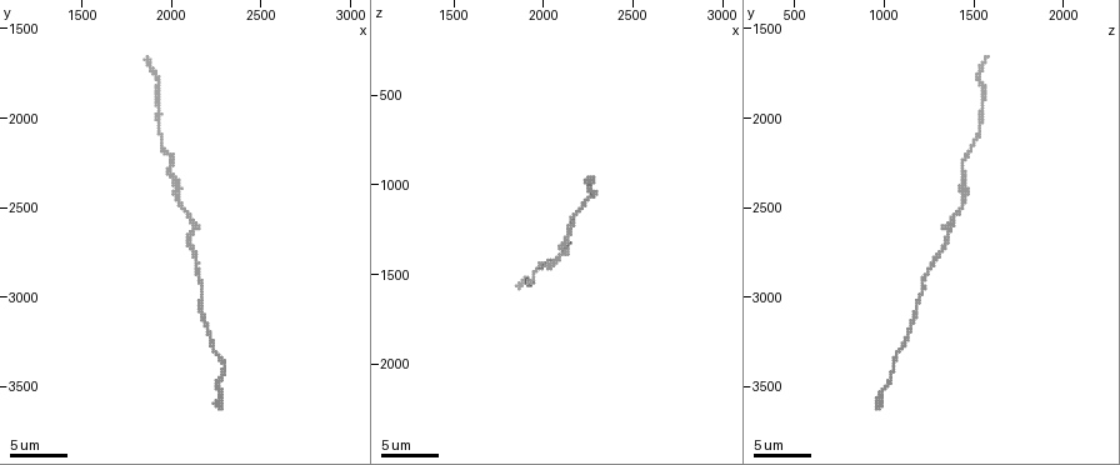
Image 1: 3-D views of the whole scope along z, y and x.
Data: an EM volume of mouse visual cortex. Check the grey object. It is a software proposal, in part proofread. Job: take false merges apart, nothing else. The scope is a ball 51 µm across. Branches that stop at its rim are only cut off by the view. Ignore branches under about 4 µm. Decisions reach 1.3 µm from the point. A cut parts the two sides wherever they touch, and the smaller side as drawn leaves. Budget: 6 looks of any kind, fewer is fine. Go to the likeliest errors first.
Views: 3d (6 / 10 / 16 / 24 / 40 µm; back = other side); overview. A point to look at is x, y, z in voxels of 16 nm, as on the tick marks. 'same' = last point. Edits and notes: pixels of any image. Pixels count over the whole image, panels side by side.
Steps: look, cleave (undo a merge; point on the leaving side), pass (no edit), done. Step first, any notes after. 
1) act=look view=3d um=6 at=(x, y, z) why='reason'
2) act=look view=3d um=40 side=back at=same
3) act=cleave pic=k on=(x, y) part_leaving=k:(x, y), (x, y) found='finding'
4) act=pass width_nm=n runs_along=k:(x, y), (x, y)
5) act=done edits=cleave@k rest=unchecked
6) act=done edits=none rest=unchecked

act=look view=3d um=6 at=(2160, 3020, 1200) why='sudden change in width'

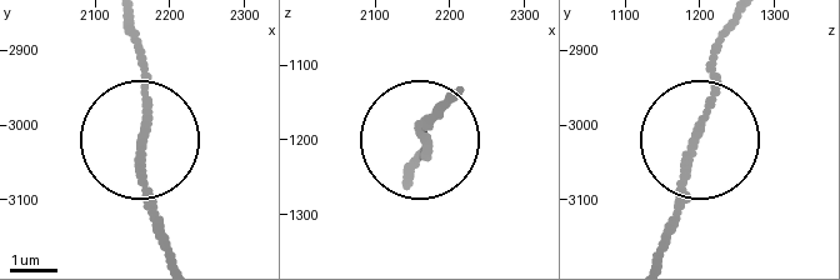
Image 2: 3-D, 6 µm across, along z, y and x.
act=pass runs_along=2:(730, 30), (666, 241) found='one cell here'

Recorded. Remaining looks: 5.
act=look view=3d um=16 at=(2120, 2620, 1360)

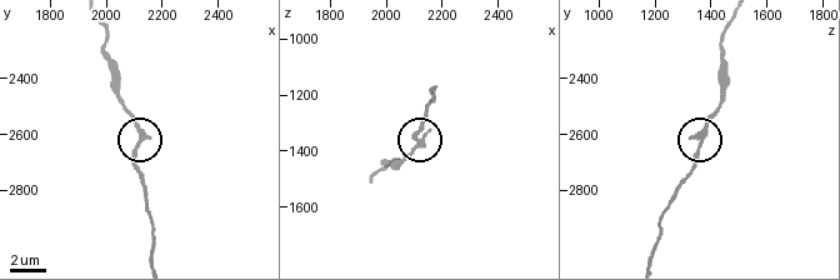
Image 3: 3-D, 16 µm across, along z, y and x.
act=pass found='all the same cell'

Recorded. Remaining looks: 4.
act=look view=3d um=16 at=(2000, 2320, 1440) why='thick turns thin'

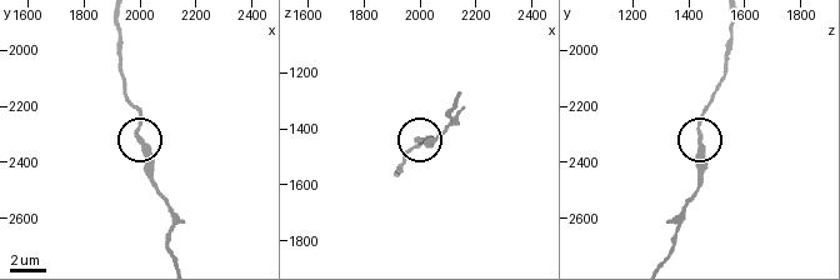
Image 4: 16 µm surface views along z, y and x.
act=look view=3d um=6 at=(2000, 2310, 1430)

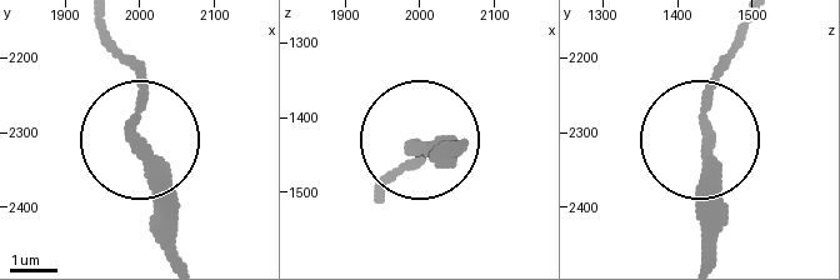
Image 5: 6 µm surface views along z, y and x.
act=pass runs_along=5:(705, 250), (705, 106), (738, 39) found='one cell here'

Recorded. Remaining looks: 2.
act=done edits=none rest=unchecked

